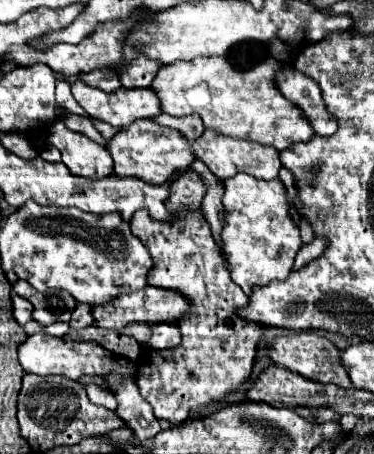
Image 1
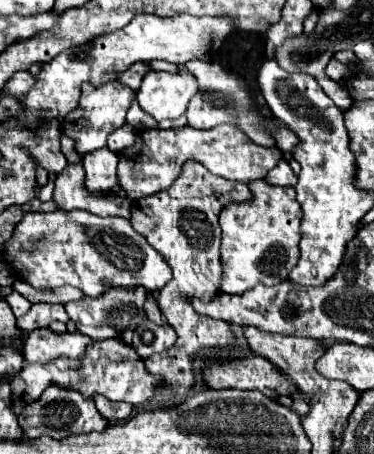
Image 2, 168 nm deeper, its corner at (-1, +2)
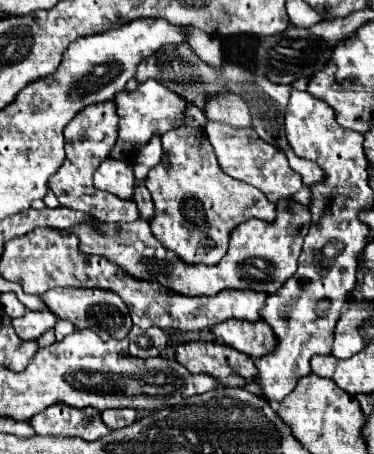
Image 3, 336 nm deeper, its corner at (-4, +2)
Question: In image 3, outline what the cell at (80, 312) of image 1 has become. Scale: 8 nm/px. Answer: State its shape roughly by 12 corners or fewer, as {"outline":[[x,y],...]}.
{"outline":[[60,319],[54,327],[56,341],[62,341],[76,329]]}

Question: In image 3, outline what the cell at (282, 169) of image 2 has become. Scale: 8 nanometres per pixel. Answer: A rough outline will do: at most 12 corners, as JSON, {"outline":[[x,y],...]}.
{"outline":[[207,123],[221,169],[271,203],[303,189],[253,129]]}

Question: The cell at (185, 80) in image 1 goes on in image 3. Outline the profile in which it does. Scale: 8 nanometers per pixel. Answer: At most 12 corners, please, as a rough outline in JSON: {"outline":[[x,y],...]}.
{"outline":[[159,81],[115,95],[127,159],[183,123],[185,101]]}

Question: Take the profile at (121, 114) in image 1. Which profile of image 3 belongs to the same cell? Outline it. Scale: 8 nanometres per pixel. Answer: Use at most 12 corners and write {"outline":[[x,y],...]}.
{"outline":[[115,101],[95,103],[65,129],[65,163],[49,179],[63,207],[107,223],[139,209],[93,187],[117,141]]}

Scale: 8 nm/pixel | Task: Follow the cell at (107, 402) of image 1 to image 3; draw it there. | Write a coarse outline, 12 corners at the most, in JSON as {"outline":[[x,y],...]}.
{"outline":[[105,409],[103,423],[119,429],[136,421],[135,409]]}

